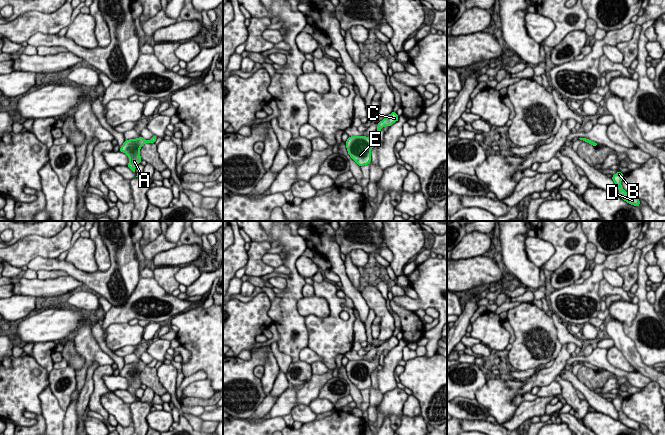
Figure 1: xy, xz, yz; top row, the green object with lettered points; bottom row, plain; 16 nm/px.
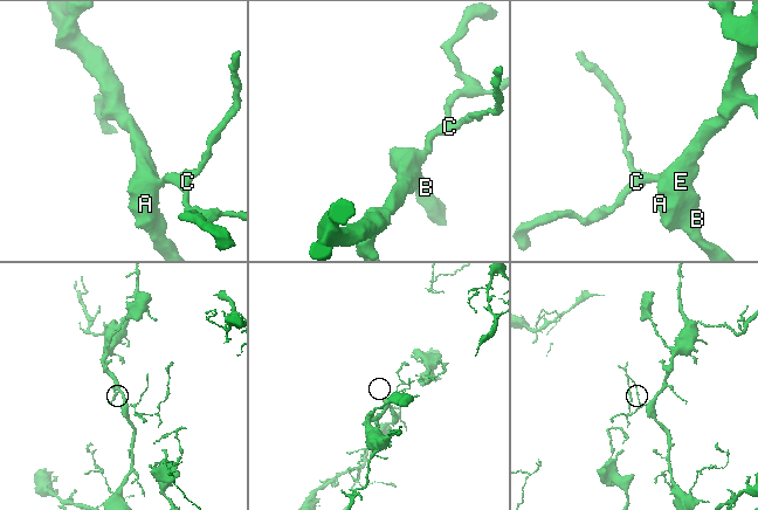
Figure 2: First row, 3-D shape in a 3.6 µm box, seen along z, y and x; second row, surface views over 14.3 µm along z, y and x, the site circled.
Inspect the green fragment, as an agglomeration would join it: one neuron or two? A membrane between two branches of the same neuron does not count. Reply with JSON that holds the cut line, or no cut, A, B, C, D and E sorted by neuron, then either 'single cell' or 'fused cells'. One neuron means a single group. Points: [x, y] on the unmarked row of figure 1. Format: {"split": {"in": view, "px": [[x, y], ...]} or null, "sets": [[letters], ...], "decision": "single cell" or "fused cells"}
{"split": null, "sets": [["A", "B", "C", "D", "E"]], "decision": "single cell"}

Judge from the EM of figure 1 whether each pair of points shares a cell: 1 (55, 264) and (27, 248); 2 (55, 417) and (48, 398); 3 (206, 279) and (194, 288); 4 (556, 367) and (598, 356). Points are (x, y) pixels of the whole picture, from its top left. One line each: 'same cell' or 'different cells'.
1: different cells
2: same cell
3: same cell
4: different cells

